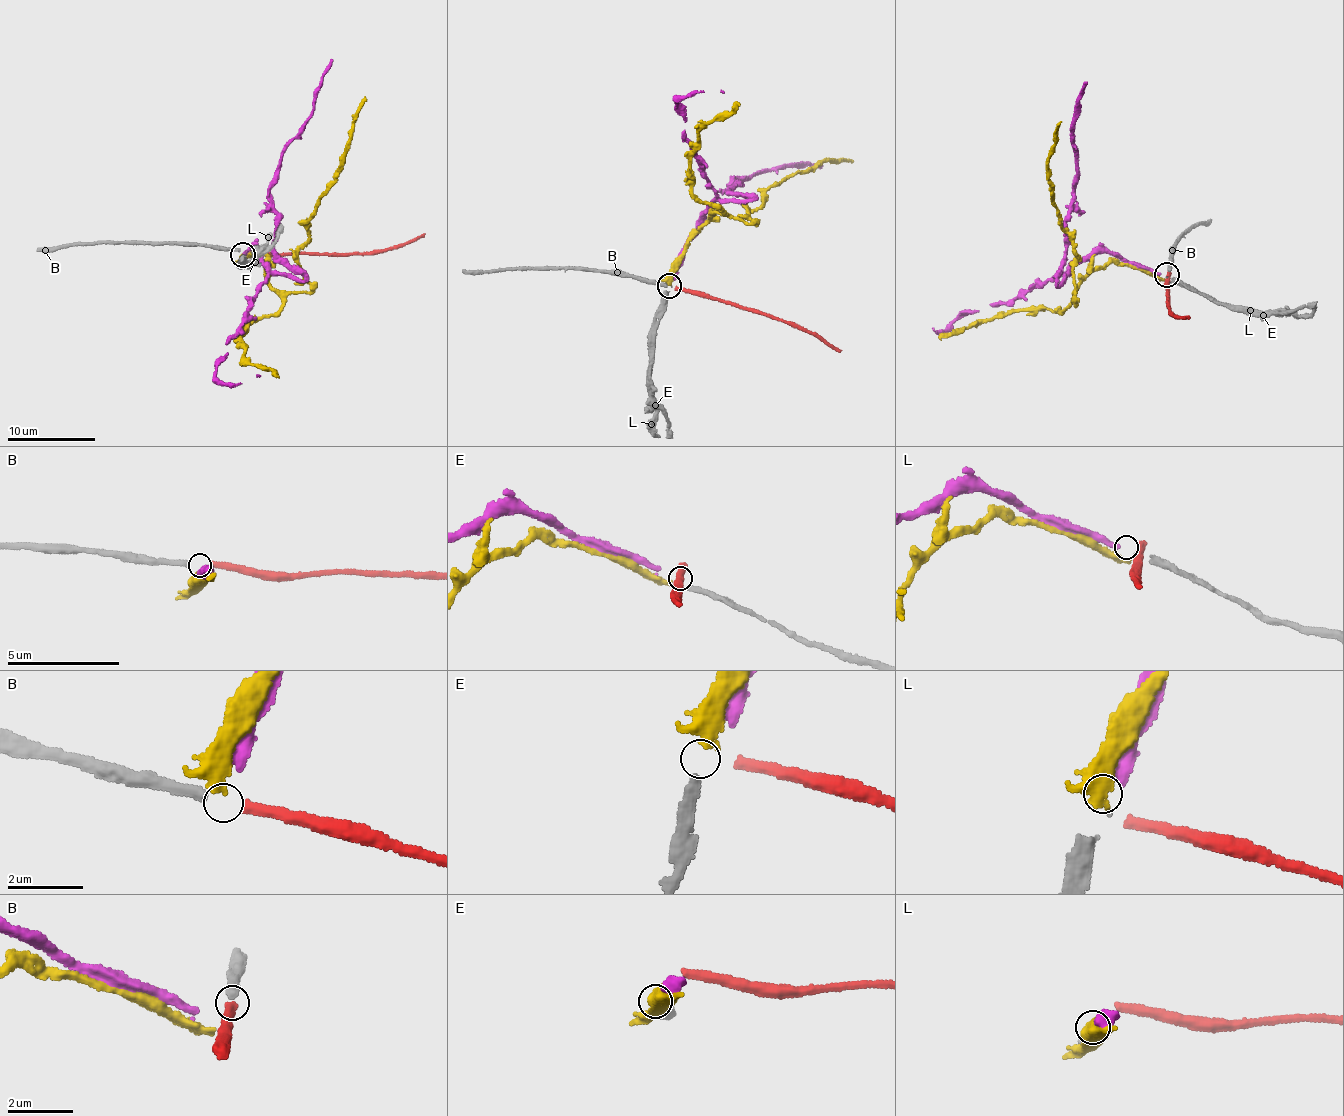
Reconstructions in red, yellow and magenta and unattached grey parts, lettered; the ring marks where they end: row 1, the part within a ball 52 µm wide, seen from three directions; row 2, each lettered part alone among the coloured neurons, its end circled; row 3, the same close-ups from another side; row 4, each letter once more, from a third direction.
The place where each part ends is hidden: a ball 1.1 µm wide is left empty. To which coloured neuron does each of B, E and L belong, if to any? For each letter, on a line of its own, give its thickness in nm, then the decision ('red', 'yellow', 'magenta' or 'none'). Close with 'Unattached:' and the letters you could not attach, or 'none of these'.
B: 280 nm thick; red
E: 260 nm thick; yellow
L: 70 nm thick; magenta
Unattached: none of these

